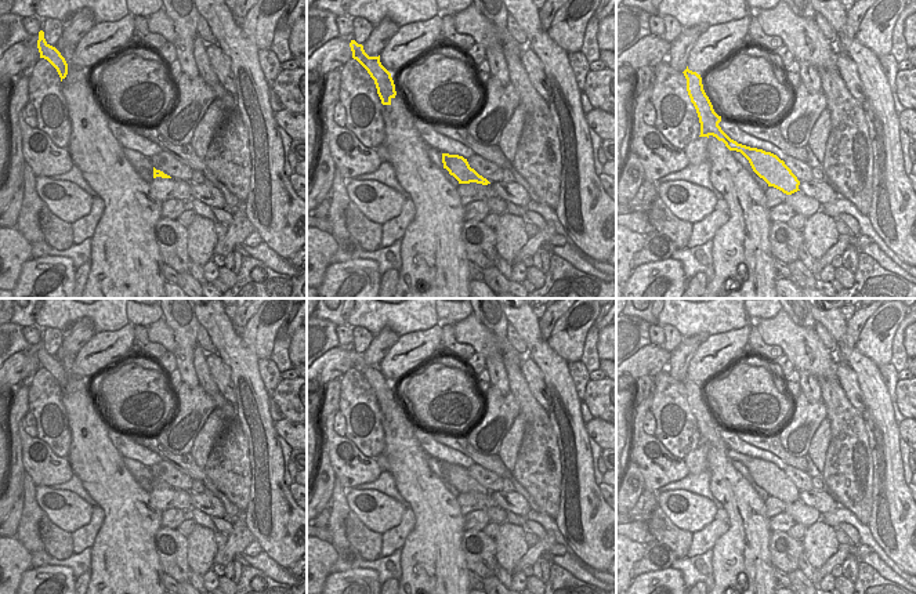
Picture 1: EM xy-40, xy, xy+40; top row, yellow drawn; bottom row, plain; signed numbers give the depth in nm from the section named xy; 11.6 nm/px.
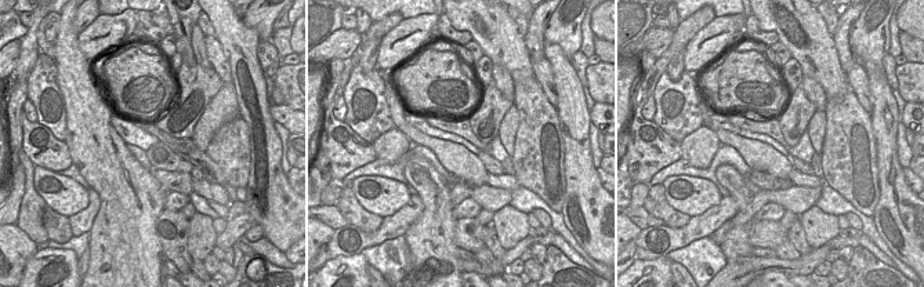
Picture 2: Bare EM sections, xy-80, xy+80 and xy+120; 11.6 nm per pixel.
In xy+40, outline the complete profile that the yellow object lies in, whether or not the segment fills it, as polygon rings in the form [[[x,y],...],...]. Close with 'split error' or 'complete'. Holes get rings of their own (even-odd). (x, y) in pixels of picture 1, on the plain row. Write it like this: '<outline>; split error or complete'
[[[688,376],[683,383],[687,388],[688,405],[699,427],[699,446],[709,448],[713,445],[718,450],[723,450],[729,460],[741,461],[749,470],[753,481],[763,488],[768,496],[774,496],[786,504],[800,500],[800,490],[776,464],[731,449],[718,435],[721,425],[714,421],[713,414],[703,399],[700,384],[689,380]]]; complete

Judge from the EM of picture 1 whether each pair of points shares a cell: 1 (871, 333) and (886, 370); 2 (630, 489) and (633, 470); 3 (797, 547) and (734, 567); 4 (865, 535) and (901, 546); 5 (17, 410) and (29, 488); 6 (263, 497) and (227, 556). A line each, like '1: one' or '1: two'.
1: two
2: one
3: two
4: two
5: two
6: two

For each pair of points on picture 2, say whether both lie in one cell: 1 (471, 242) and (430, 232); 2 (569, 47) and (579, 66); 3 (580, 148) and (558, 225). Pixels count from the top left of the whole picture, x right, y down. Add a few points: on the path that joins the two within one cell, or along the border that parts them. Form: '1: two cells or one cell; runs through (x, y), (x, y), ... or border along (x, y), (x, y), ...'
1: two cells; border along (457, 220), (455, 231), (456, 247)
2: two cells; border along (579, 48), (571, 60)
3: two cells; border along (560, 213), (566, 229), (578, 242)

